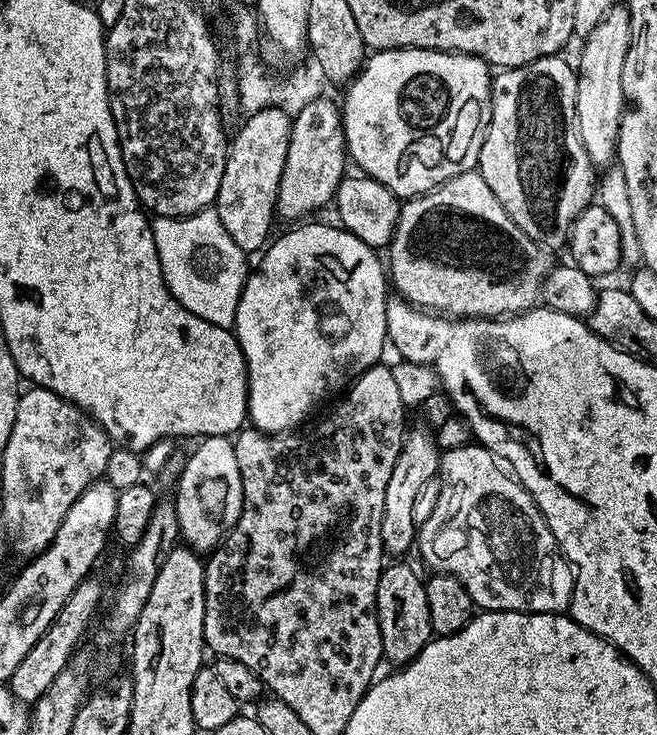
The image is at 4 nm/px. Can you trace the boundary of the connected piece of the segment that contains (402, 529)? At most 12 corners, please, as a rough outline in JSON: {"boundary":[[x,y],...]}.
{"boundary":[[407,429],[382,518],[385,553],[418,540],[416,499],[433,483],[442,452],[435,435]]}

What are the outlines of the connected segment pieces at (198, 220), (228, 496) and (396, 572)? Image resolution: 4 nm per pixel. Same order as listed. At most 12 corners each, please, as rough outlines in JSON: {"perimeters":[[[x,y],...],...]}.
{"perimeters":[[[215,207],[157,216],[162,278],[232,328],[250,263]],[[206,436],[175,481],[183,543],[211,554],[240,517],[234,443]],[[392,562],[378,578],[384,660],[409,664],[434,633],[425,581]]]}

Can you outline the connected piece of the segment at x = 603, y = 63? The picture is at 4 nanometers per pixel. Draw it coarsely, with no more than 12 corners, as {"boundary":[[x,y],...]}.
{"boundary":[[630,16],[583,37],[576,125],[593,166],[616,160]]}

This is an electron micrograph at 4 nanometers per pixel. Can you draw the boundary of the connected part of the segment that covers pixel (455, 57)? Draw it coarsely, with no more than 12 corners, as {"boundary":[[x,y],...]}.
{"boundary":[[373,51],[344,147],[398,198],[479,165],[490,66]]}

